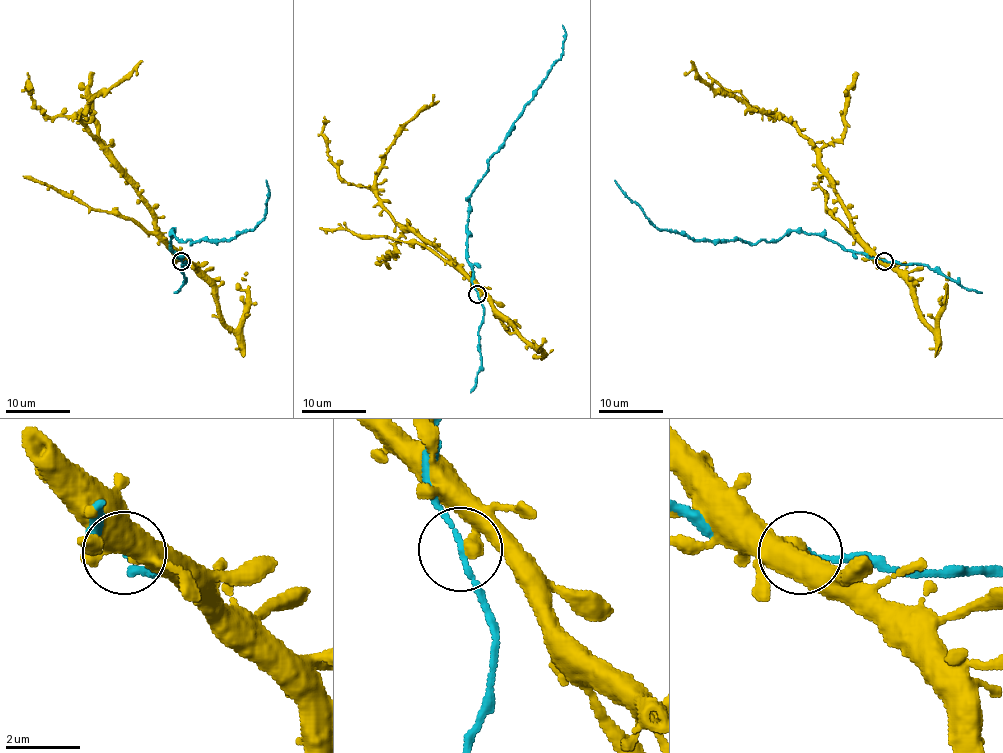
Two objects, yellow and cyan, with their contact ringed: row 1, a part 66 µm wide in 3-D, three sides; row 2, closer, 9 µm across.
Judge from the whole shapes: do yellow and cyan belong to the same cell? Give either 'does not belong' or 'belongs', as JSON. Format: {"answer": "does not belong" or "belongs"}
{"answer": "does not belong"}

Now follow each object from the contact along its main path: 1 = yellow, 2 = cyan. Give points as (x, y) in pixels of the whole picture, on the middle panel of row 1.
1: (478, 294), (480, 291), (433, 244), (417, 233), (405, 231), (376, 196), (378, 168), (396, 134), (439, 100)
2: (478, 294), (467, 259), (468, 196), (486, 171), (488, 160), (562, 55), (562, 25)

